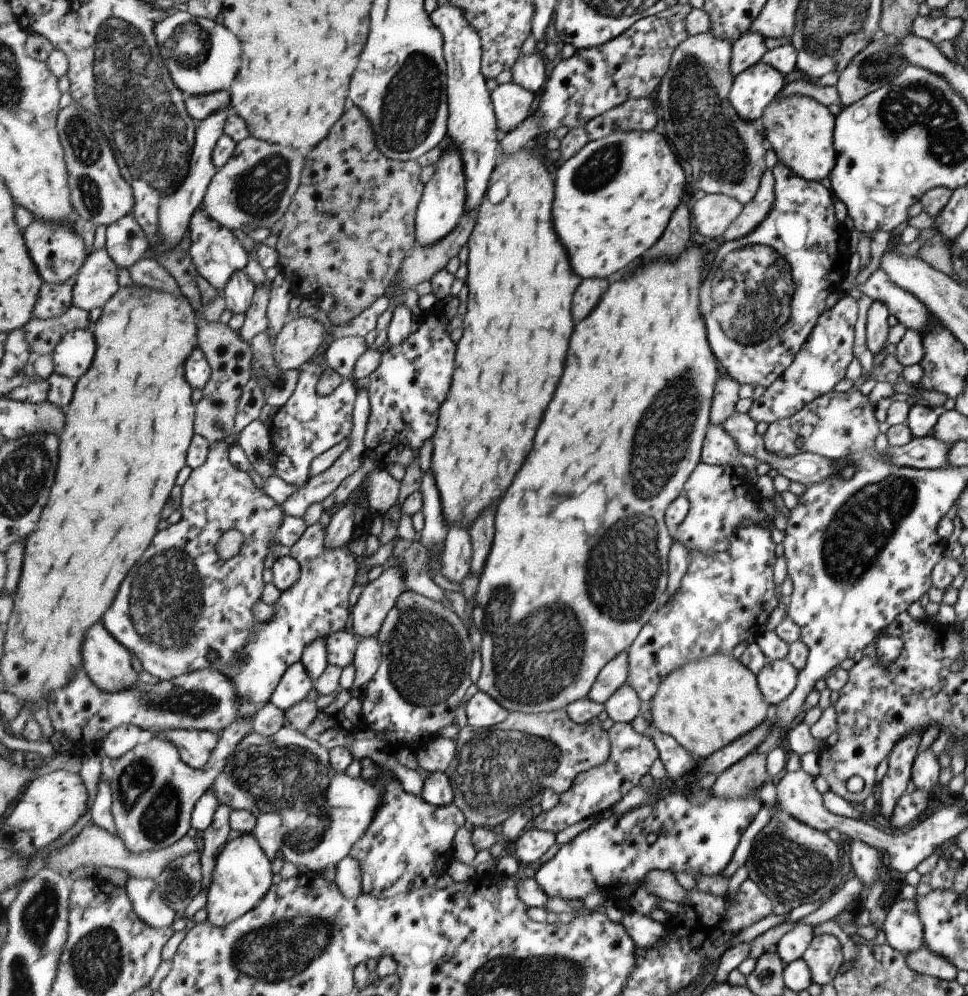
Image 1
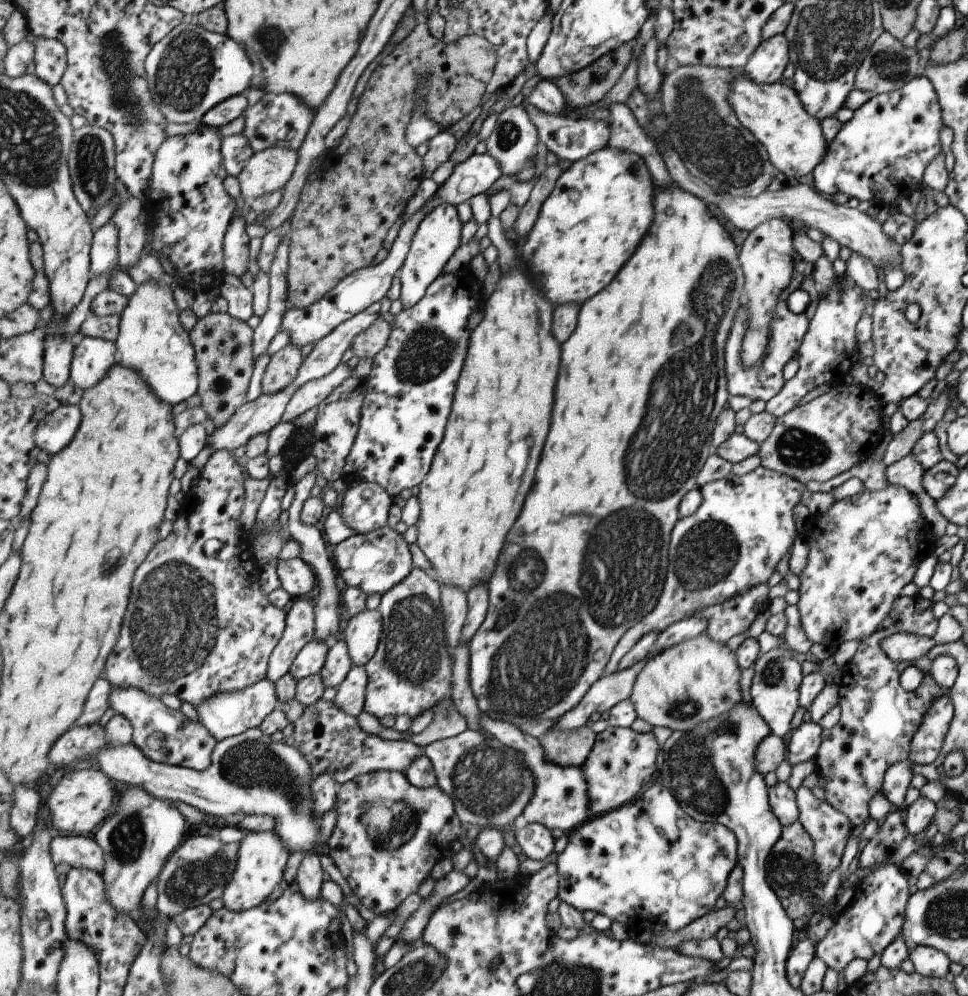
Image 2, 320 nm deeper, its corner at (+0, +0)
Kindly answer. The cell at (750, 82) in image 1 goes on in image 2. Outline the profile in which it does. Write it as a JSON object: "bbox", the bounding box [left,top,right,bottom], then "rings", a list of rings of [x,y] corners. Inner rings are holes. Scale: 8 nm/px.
{"bbox":[741,34,789,84],"rings":[[[785,34],[773,35],[757,45],[741,72],[761,84],[777,82],[789,63],[788,52],[789,40]]]}

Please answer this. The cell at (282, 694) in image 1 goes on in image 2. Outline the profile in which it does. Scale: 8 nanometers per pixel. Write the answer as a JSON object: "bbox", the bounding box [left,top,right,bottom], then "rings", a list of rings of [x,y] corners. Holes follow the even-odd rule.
{"bbox":[291,639,331,678],"rings":[[[313,639],[299,654],[291,667],[291,672],[295,678],[307,678],[314,674],[320,674],[328,659],[331,647],[325,644],[321,639]]]}

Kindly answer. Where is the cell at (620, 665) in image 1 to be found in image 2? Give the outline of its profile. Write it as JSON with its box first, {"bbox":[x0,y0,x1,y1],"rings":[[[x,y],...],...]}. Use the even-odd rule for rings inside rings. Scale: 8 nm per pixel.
{"bbox":[607,465,806,675],"rings":[[[759,465],[740,479],[721,479],[702,486],[701,490],[704,498],[701,506],[691,516],[677,521],[676,528],[673,529],[668,577],[660,601],[653,612],[620,638],[620,644],[608,662],[607,673],[612,675],[617,672],[621,659],[648,633],[667,630],[676,622],[697,615],[709,607],[723,604],[729,597],[735,597],[736,594],[745,593],[748,589],[767,582],[777,562],[787,554],[794,541],[796,532],[793,508],[806,490],[804,483]]]}

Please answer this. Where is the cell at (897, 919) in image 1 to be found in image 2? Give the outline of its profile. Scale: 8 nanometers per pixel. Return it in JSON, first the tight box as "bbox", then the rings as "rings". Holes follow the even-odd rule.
{"bbox":[908,946,951,978],"rings":[[[916,946],[908,950],[908,958],[914,966],[914,972],[924,977],[944,978],[951,963],[945,954],[933,947]]]}

